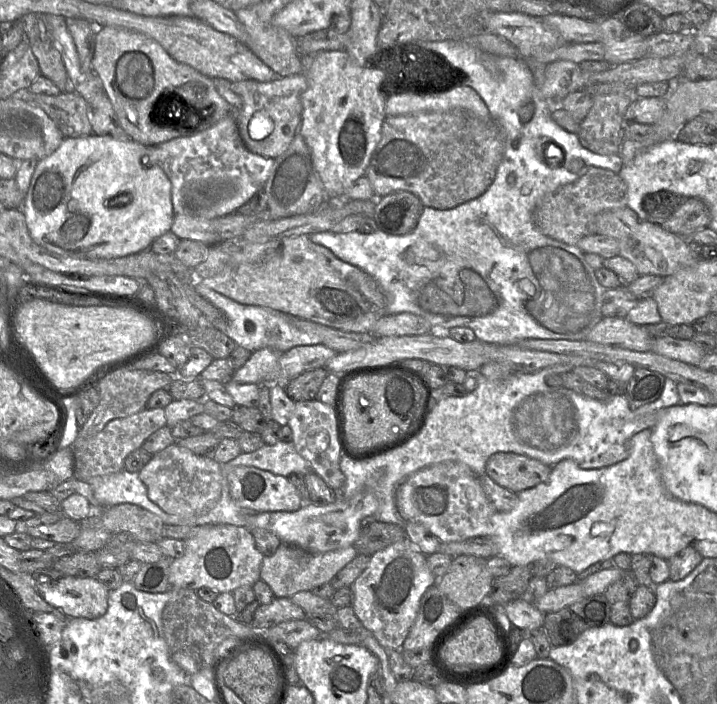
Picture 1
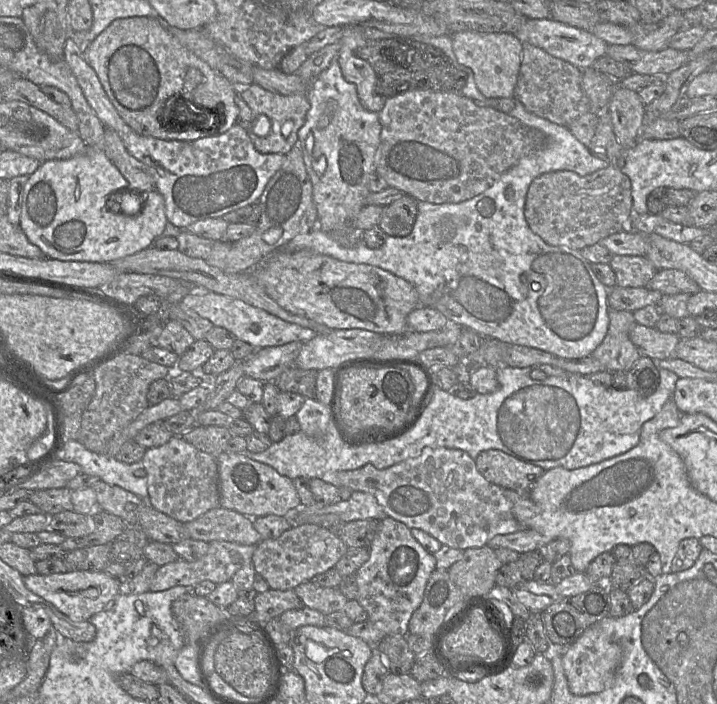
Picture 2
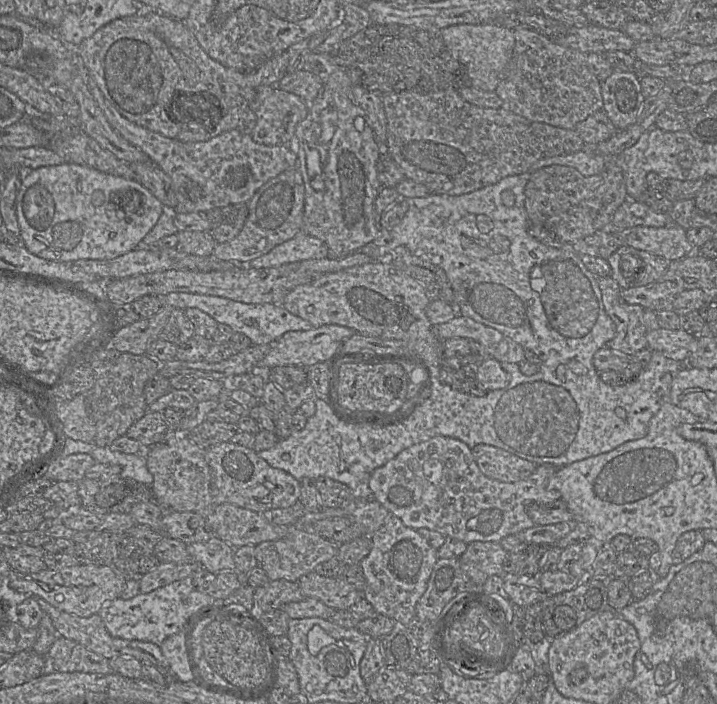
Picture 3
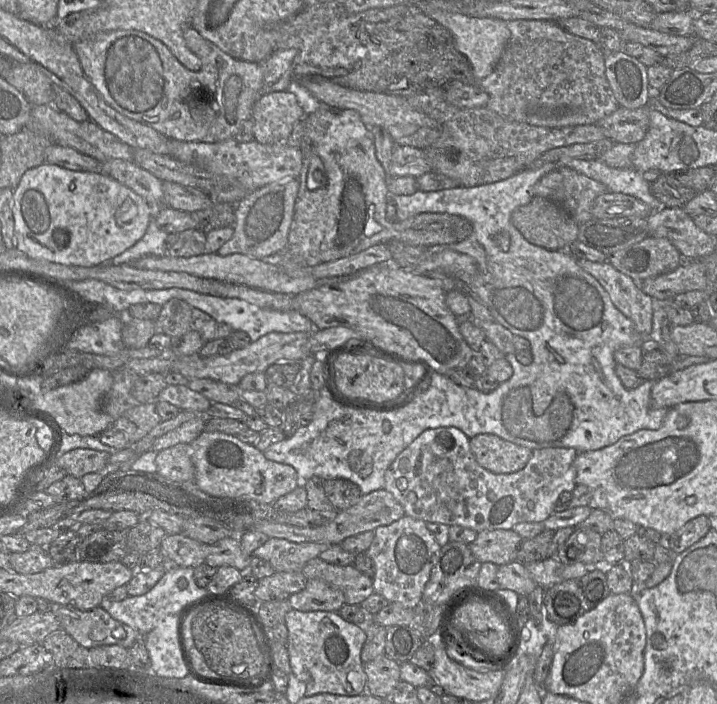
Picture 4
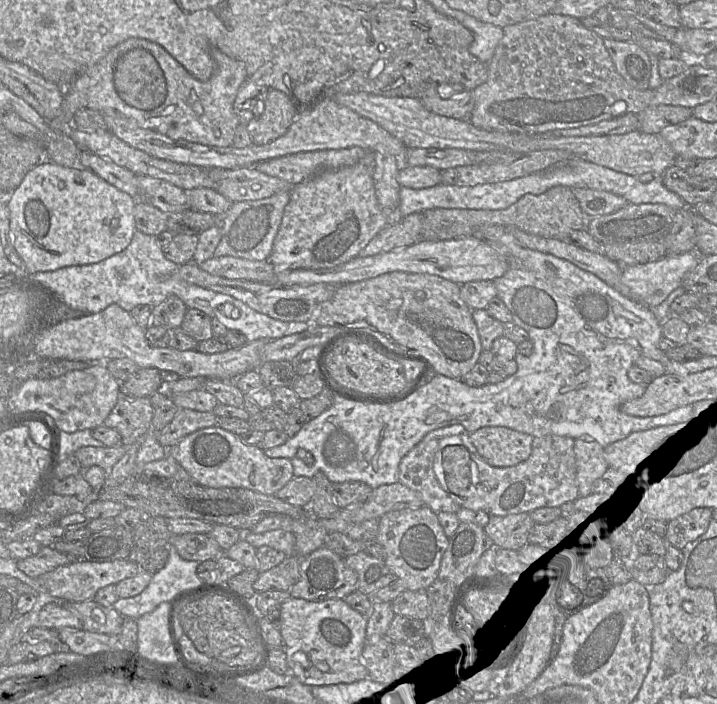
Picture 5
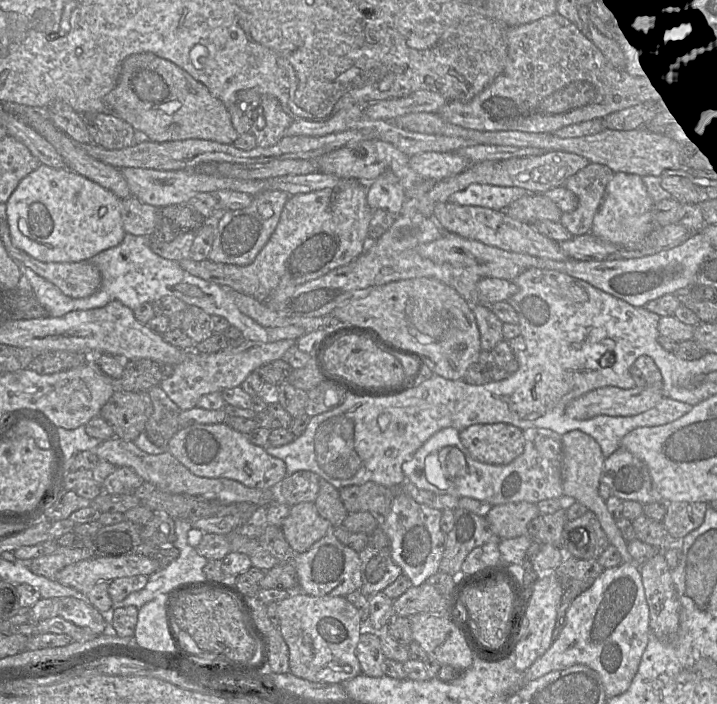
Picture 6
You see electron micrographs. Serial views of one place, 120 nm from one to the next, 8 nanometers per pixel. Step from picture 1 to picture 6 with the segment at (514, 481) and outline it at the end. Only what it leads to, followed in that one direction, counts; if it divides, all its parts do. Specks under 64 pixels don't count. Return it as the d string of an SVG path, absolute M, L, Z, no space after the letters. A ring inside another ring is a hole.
M505 423L471 425L459 437L472 458L490 465L509 464L522 454L525 444L523 430Z

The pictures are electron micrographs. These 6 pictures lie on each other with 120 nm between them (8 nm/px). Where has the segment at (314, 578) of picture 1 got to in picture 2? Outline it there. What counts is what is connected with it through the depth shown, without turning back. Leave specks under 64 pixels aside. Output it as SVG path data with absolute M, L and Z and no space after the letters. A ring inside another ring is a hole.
M314 524L292 525L278 538L262 540L256 545L252 563L272 590L294 590L316 575L334 568L348 547L333 530Z

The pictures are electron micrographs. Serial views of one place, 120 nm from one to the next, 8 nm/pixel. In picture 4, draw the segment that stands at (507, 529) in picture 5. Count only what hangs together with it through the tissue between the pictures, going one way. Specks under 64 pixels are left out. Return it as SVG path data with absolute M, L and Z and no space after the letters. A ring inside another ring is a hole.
M484 530L469 544L472 554L480 562L502 566L516 560L523 539L511 530Z

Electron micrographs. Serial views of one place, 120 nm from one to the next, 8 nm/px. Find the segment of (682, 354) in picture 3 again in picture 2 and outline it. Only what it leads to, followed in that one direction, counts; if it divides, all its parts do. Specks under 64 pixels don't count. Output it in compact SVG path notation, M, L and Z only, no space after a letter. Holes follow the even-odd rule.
M638 323L631 327L629 338L641 356L647 356L653 360L675 357L676 346L681 339L677 334L663 333L656 327L646 327Z

